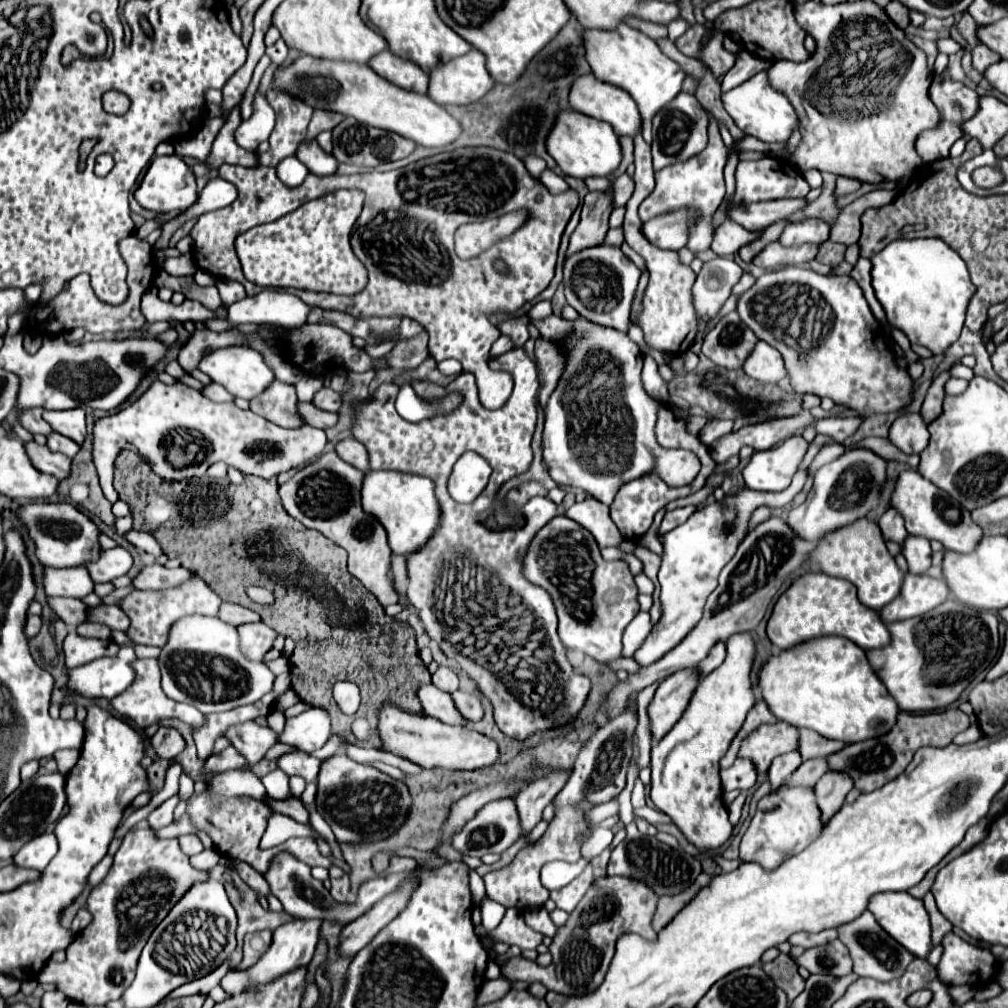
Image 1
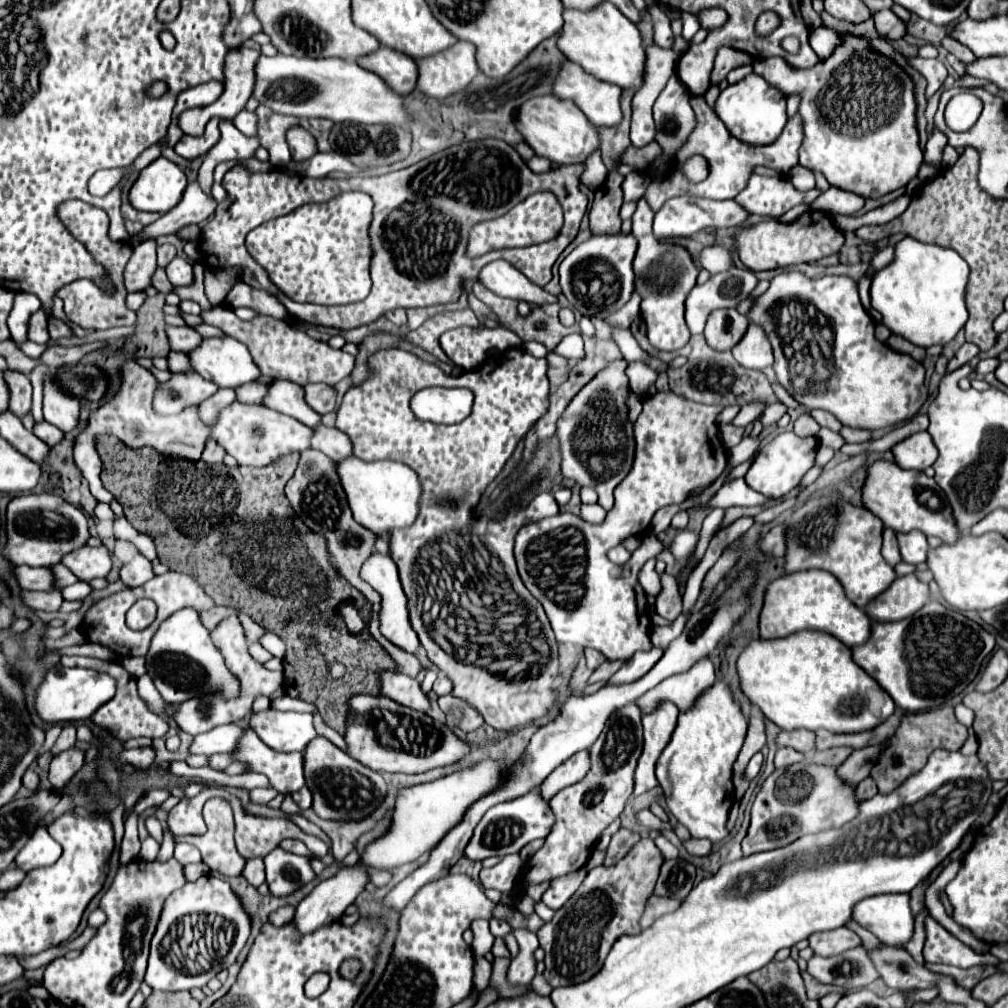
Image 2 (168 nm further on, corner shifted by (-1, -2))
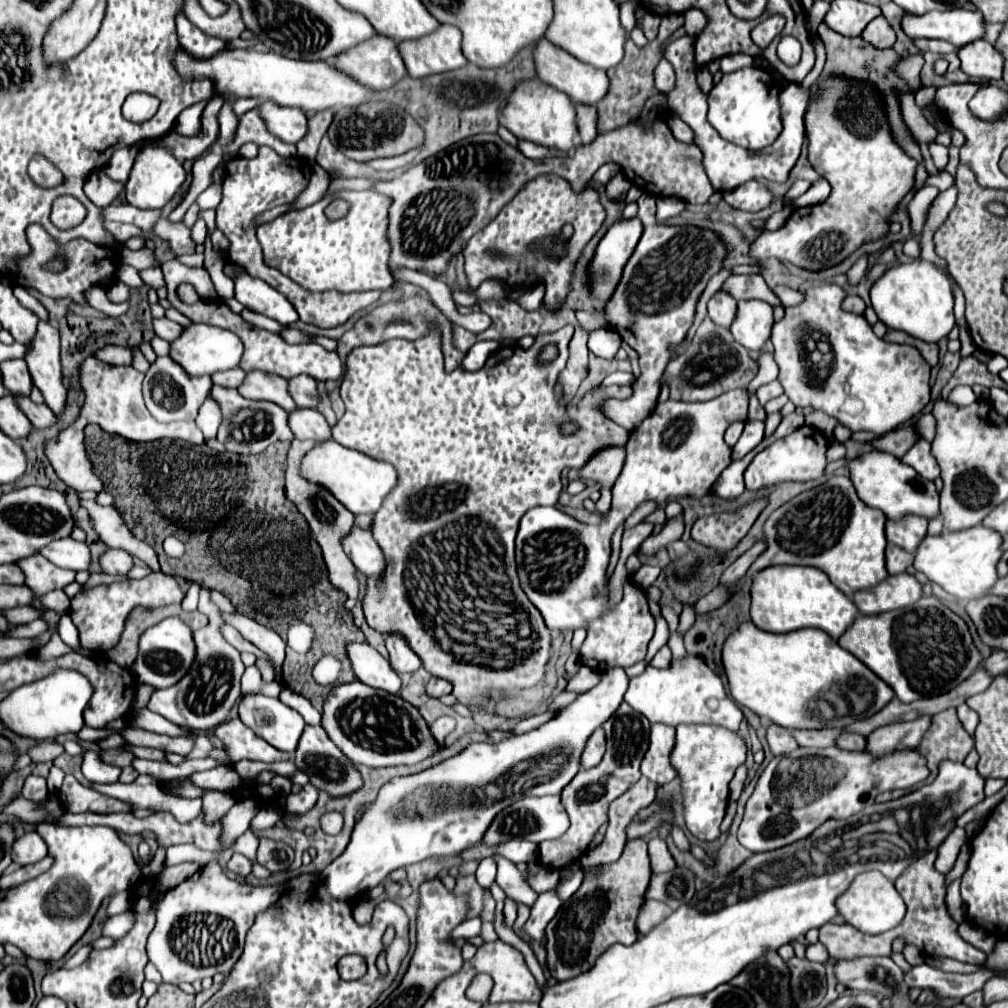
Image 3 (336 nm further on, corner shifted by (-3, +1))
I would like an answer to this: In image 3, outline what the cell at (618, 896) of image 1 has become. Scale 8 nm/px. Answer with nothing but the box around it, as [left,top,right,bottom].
[546,840,650,982]

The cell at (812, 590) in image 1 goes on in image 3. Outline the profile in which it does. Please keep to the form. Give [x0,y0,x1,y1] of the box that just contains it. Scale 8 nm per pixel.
[752,566,858,640]

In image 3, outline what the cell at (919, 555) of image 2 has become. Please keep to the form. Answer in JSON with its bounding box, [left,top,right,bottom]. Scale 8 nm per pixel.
[886,516,928,552]

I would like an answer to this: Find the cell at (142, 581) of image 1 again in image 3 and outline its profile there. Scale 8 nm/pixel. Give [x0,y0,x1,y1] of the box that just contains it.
[100,550,132,574]

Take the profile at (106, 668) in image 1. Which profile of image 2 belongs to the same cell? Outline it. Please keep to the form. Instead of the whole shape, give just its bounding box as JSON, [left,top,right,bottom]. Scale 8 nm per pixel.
[36,665,116,723]

